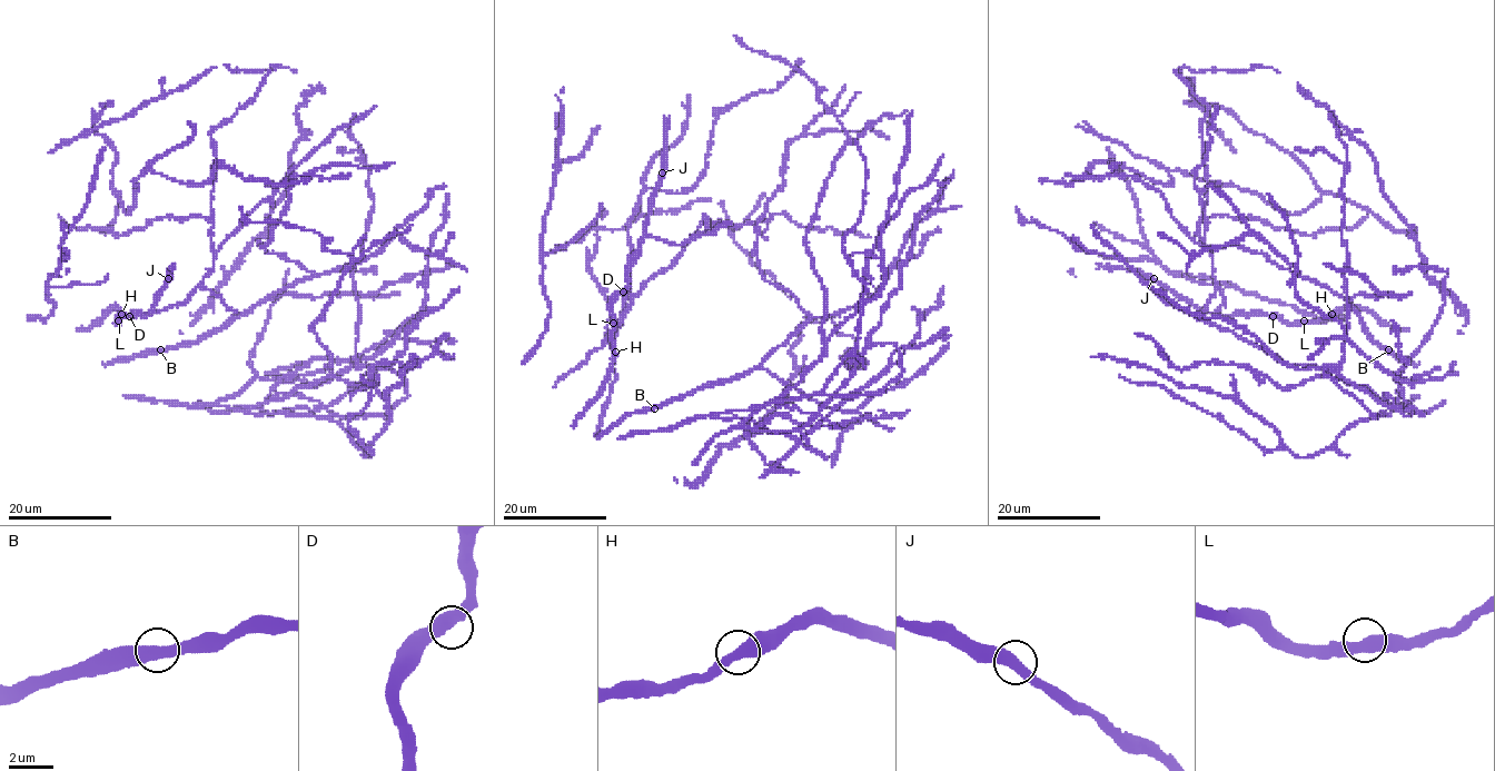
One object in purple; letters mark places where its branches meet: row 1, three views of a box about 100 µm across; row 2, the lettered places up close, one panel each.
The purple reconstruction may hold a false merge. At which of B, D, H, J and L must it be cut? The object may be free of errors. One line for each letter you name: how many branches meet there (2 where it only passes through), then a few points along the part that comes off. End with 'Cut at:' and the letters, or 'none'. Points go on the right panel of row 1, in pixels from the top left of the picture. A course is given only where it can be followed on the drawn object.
Cut at: none

